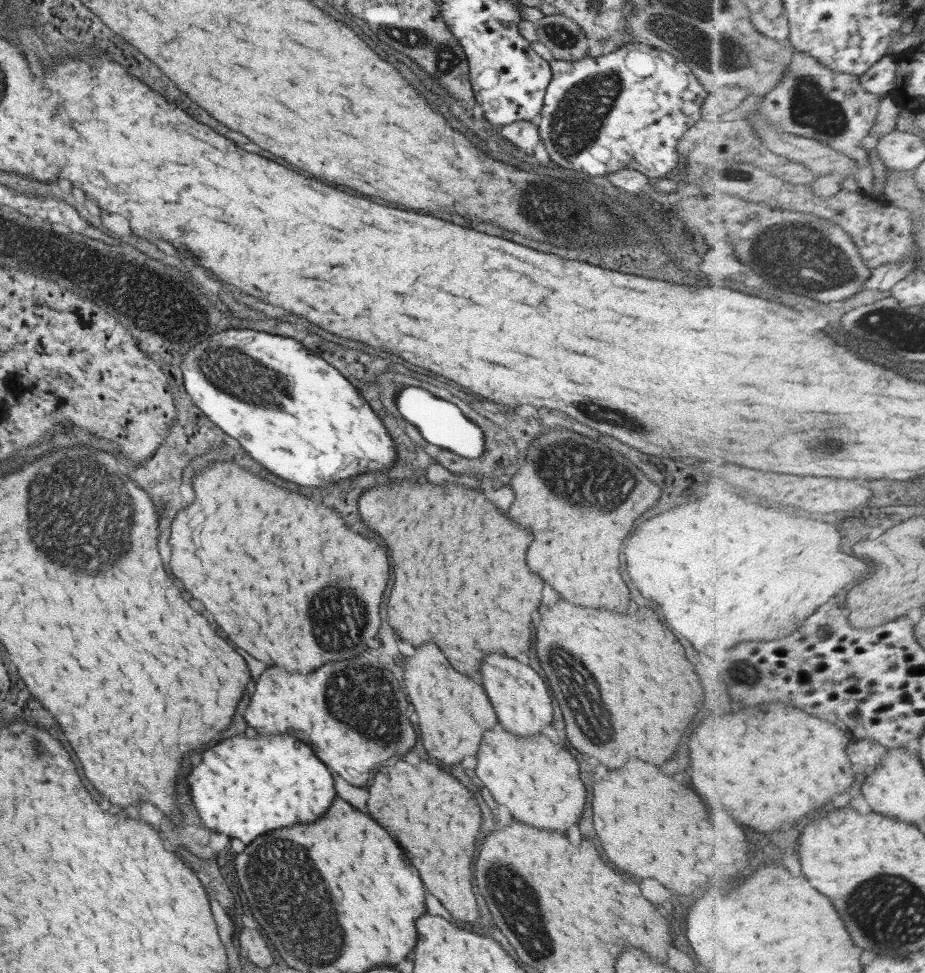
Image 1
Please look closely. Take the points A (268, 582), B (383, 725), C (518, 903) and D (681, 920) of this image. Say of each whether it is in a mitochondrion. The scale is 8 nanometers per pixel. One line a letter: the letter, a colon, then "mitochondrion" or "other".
A: other
B: mitochondrion
C: mitochondrion
D: other

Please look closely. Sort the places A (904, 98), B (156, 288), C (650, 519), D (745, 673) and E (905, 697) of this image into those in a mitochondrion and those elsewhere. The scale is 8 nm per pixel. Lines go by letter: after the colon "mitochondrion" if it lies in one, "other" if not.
A: other
B: mitochondrion
C: other
D: mitochondrion
E: other

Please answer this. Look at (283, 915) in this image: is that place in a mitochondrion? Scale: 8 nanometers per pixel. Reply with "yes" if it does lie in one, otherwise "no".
yes

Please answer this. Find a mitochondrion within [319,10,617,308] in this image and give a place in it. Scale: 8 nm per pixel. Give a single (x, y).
(441, 54)

